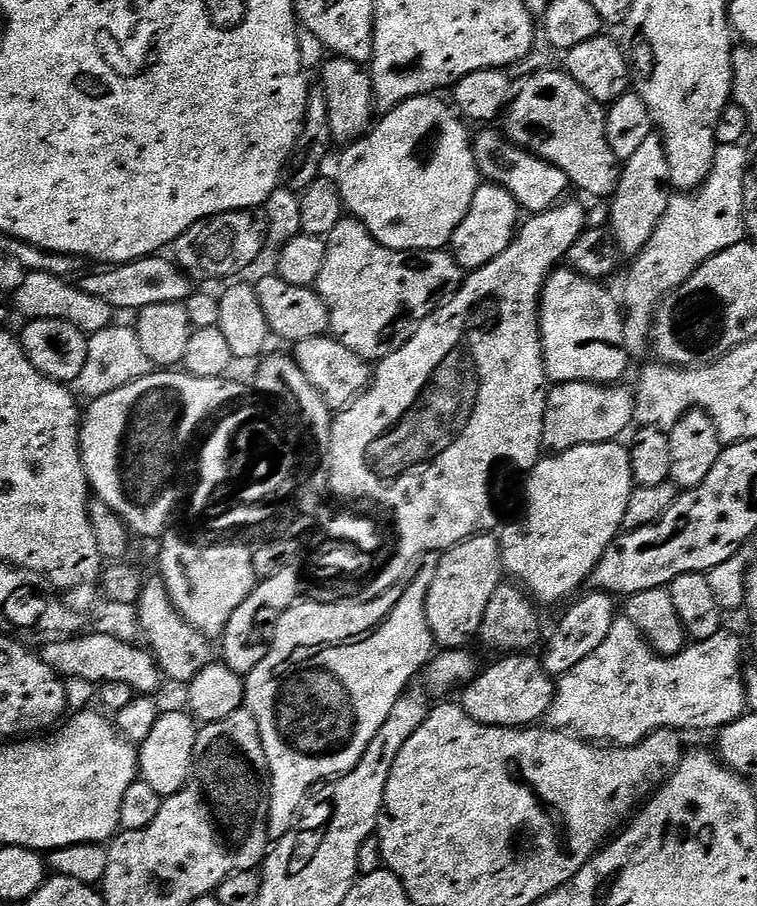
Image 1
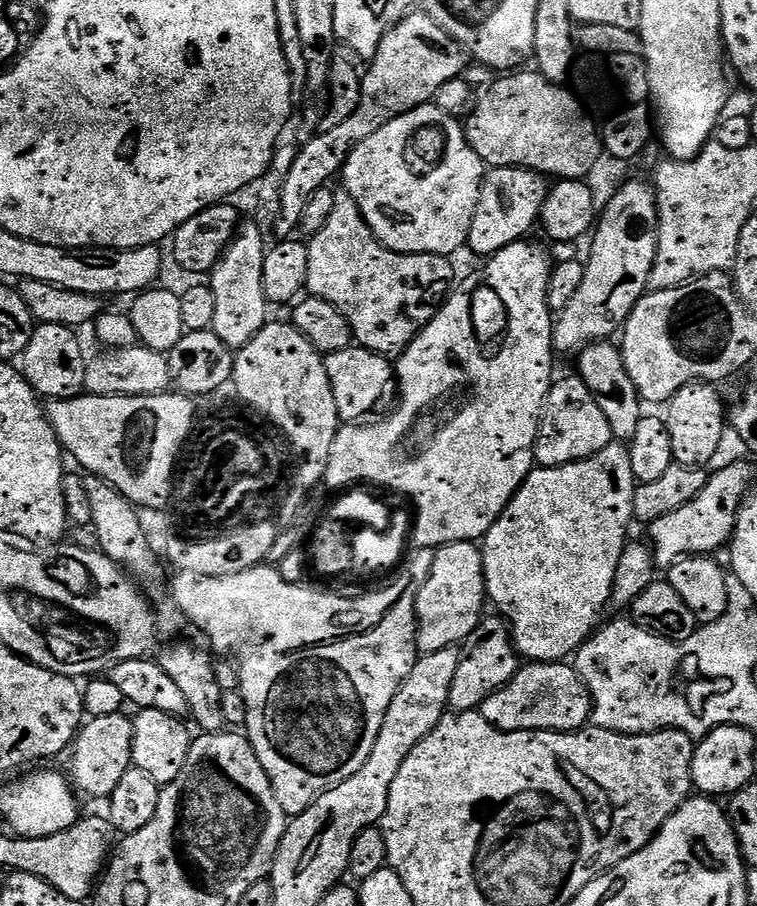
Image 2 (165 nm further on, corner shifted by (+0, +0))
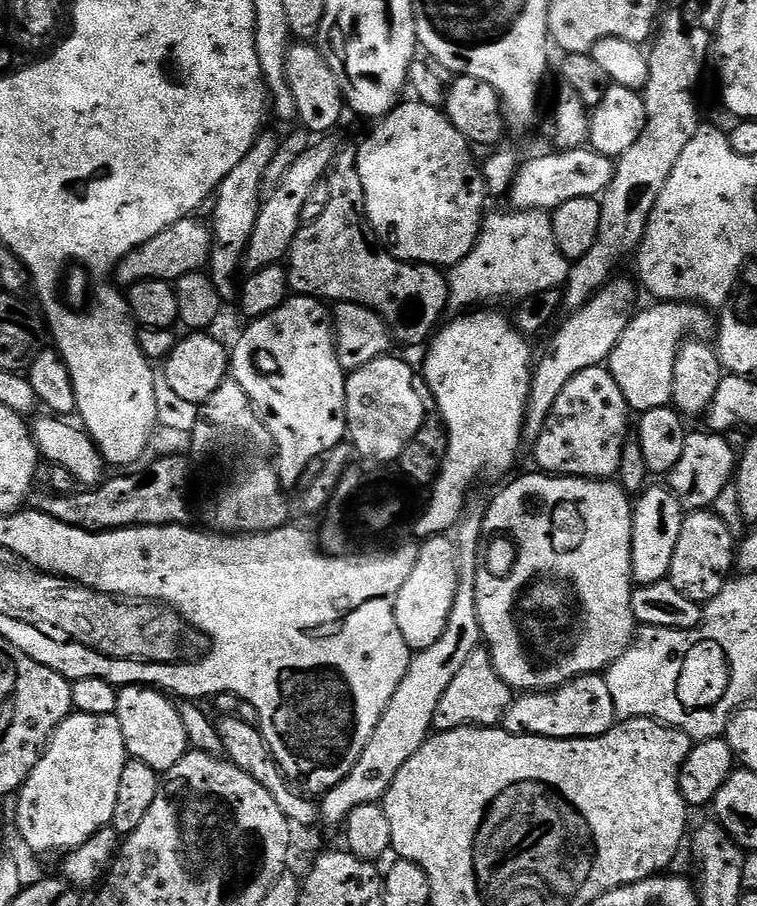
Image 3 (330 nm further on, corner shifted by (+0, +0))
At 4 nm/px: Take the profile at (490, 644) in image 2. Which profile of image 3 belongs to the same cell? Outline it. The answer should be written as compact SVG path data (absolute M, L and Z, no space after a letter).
M487 647L475 648L470 658L466 658L462 670L454 674L454 682L446 686L446 694L442 694L438 710L434 710L432 727L436 732L459 728L495 728L503 721L504 712L511 706L513 699L513 689L497 678L492 662L488 659Z

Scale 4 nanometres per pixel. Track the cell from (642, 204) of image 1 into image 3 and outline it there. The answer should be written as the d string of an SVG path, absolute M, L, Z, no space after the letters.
M613 279L601 292L593 296L591 302L575 309L569 315L572 317L557 330L556 337L544 352L544 357L535 361L524 414L525 441L534 442L542 434L542 426L546 426L550 410L554 410L554 402L558 402L562 386L566 386L566 382L570 382L574 374L582 374L582 370L601 367L614 350L614 346L618 346L618 338L622 338L634 315L632 306L636 302L637 288L635 283L632 285L630 281L620 279Z

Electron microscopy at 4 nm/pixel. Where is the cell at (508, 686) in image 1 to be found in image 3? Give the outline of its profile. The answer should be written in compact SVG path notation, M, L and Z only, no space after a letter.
M593 674L579 676L577 680L563 684L561 688L551 692L517 695L511 706L504 712L502 726L515 736L541 736L555 740L585 740L606 734L610 729L616 727L617 723L616 707L610 698L610 686L606 686L603 675Z

